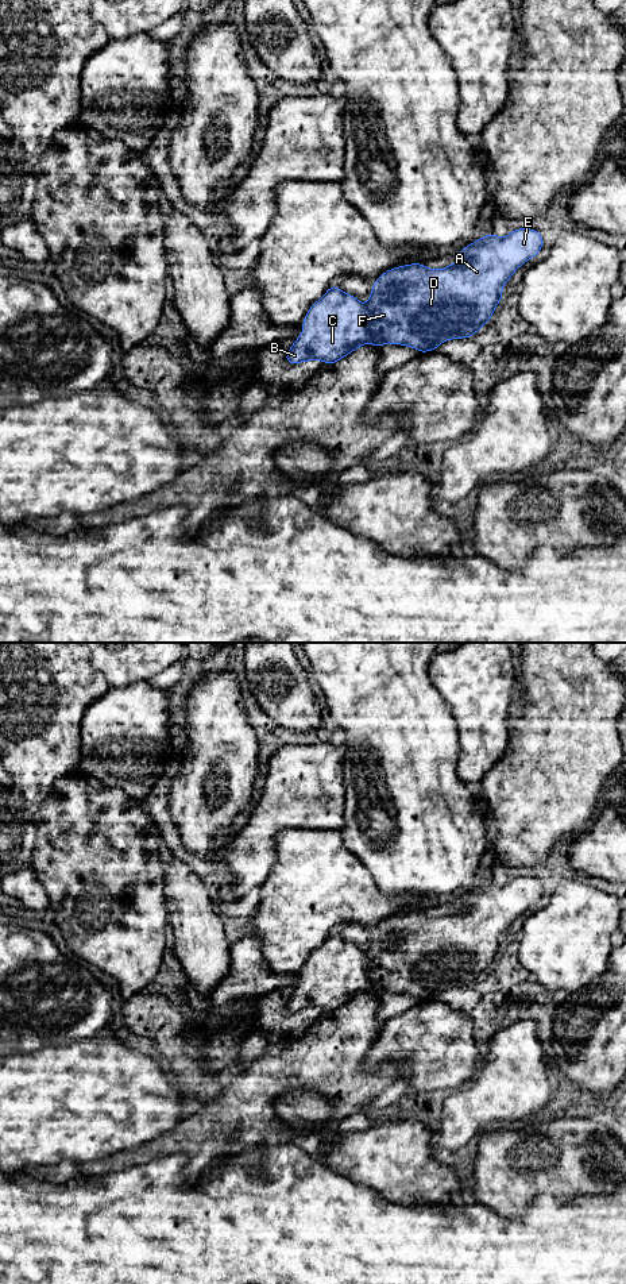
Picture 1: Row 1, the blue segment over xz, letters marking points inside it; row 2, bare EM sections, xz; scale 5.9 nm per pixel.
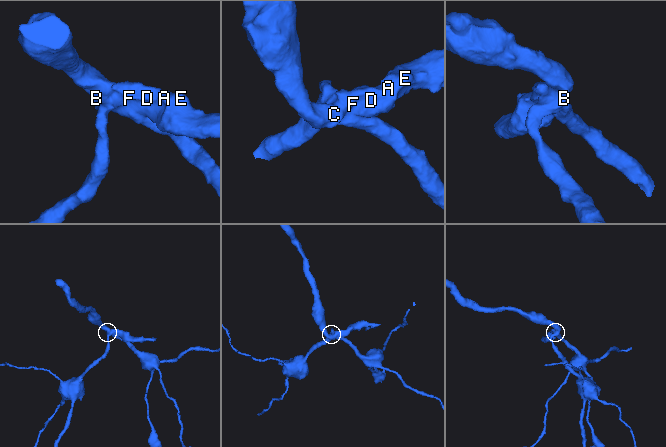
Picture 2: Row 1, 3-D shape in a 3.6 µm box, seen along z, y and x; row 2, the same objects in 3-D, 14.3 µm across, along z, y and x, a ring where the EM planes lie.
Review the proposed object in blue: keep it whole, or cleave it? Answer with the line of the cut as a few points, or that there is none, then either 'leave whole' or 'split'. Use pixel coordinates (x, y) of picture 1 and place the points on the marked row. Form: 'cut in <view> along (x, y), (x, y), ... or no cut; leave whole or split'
cut in xz along (363, 305), (367, 327), (383, 343); split

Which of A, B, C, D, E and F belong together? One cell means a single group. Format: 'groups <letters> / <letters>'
groups A D E F / B C

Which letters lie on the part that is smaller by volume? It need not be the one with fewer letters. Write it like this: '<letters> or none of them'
A, D, E, F

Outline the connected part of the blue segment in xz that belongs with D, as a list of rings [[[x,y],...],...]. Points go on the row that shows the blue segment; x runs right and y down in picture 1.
[[[523,227],[511,230],[505,236],[492,232],[459,250],[459,261],[444,269],[428,269],[422,263],[410,263],[390,269],[374,282],[370,298],[366,302],[368,329],[383,343],[409,346],[418,352],[437,350],[445,340],[472,338],[487,324],[495,306],[503,298],[502,289],[510,277],[525,262],[534,258],[542,248],[544,239],[536,230]]]

